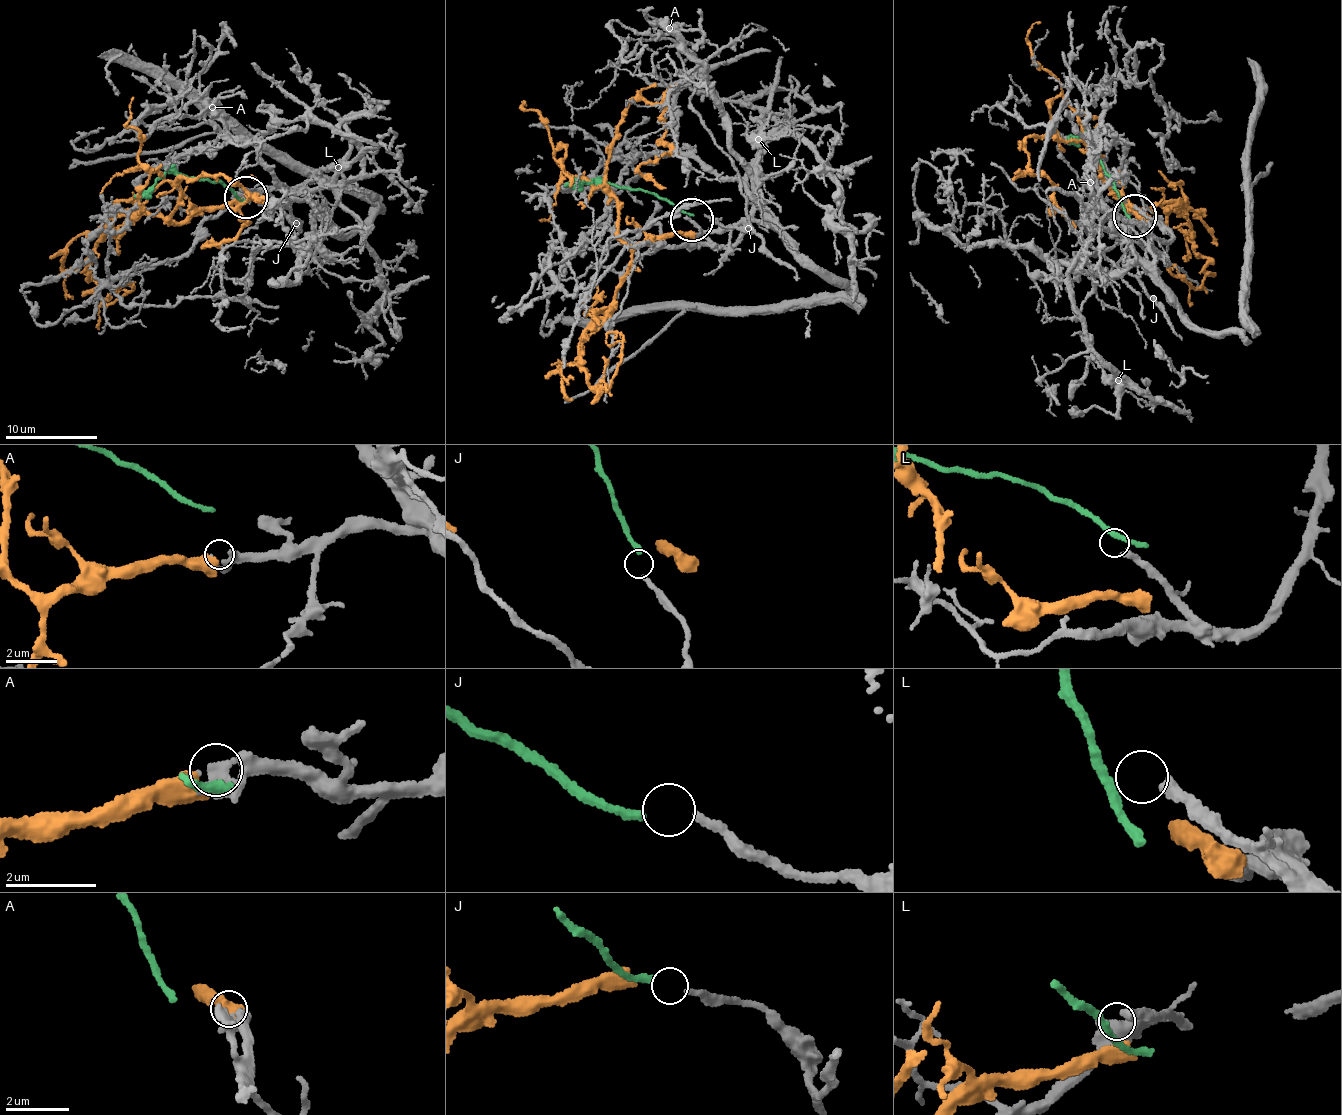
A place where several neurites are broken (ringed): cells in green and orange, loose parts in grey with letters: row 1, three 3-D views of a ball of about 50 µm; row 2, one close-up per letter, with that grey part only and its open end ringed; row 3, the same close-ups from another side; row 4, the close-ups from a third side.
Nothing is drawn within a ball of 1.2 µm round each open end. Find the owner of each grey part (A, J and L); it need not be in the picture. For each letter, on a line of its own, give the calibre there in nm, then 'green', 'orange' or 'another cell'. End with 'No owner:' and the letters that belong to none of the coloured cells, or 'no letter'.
A: calibre 320 nm; orange
J: calibre 170 nm; green
L: calibre 280 nm; another cell
No owner: L

